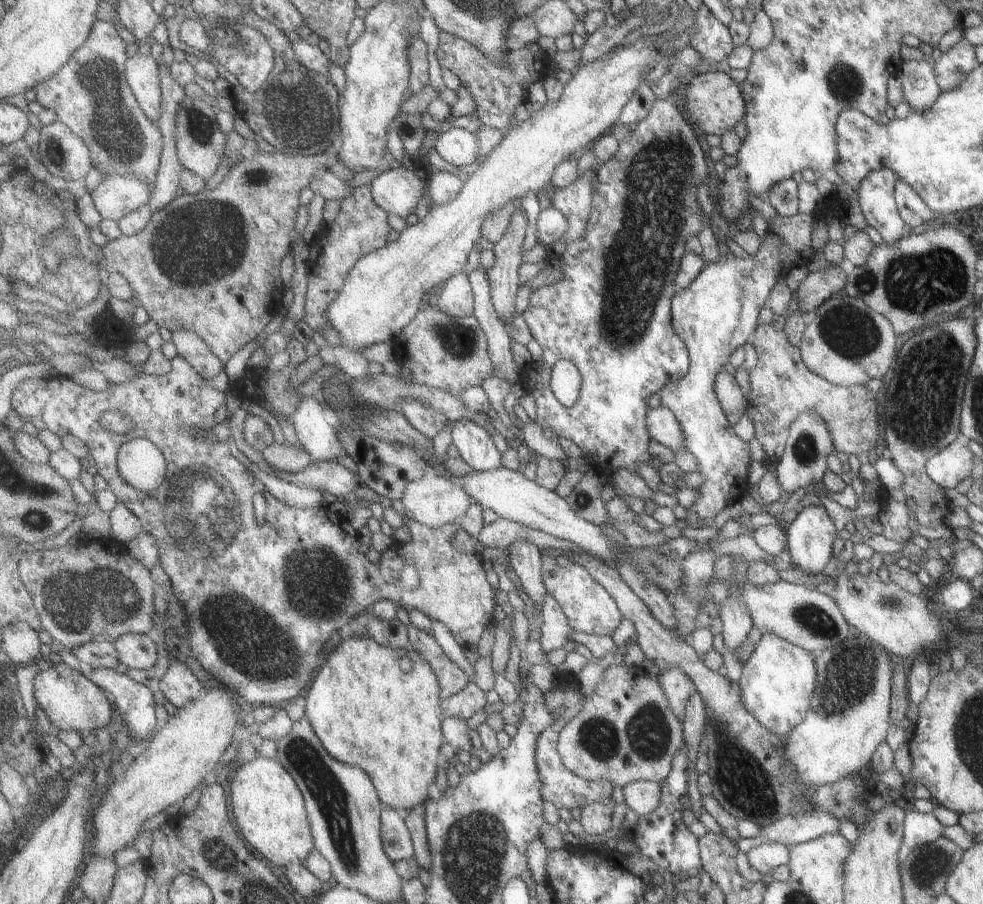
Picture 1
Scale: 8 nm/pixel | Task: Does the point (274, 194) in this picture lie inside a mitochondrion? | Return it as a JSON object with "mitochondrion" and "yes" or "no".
{"mitochondrion":"no"}

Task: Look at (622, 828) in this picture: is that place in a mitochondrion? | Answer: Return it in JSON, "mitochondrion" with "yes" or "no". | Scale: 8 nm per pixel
{"mitochondrion":"no"}

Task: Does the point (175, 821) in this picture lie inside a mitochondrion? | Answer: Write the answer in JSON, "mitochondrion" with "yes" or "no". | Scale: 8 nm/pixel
{"mitochondrion":"no"}

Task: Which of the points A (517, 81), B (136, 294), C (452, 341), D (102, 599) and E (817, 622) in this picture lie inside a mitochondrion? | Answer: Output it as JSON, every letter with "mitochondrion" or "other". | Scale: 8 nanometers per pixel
{"A":"other","B":"other","C":"mitochondrion","D":"mitochondrion","E":"mitochondrion"}

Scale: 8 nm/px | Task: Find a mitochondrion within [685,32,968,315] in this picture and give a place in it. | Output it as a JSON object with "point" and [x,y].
{"point":[846,83]}

